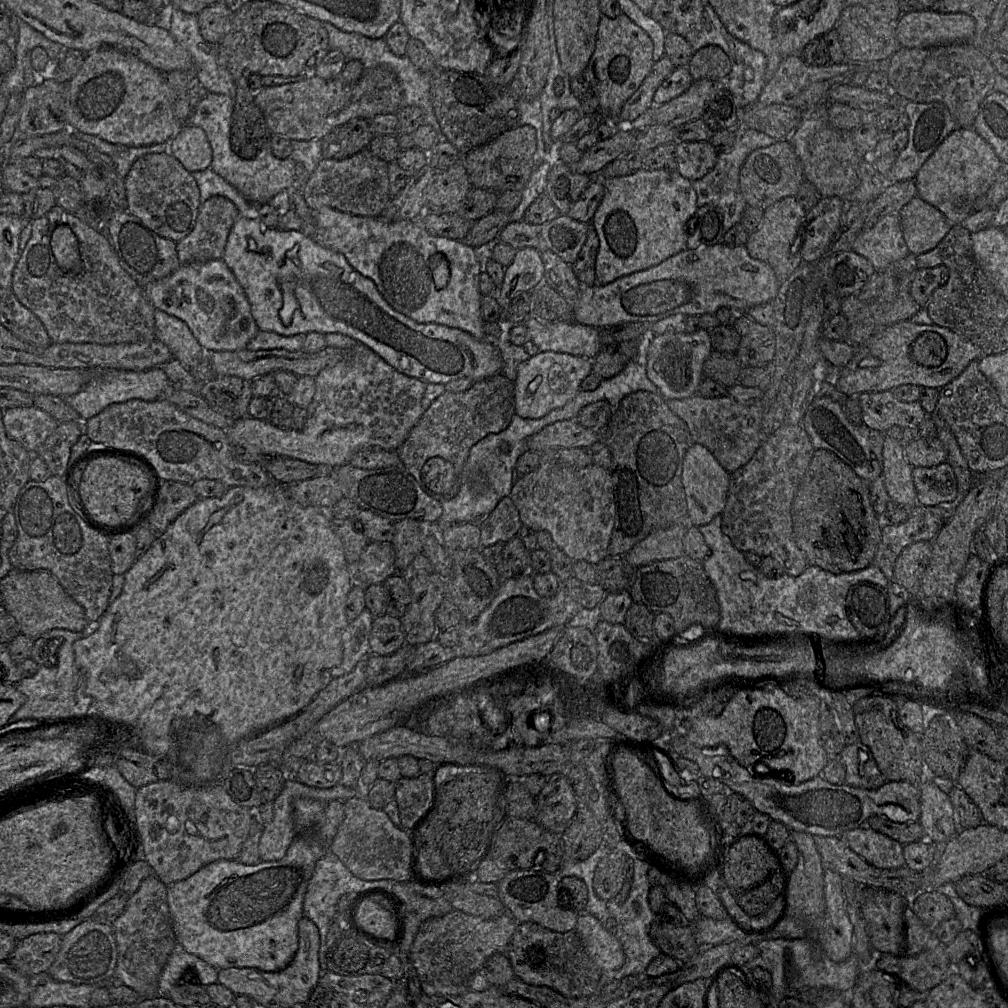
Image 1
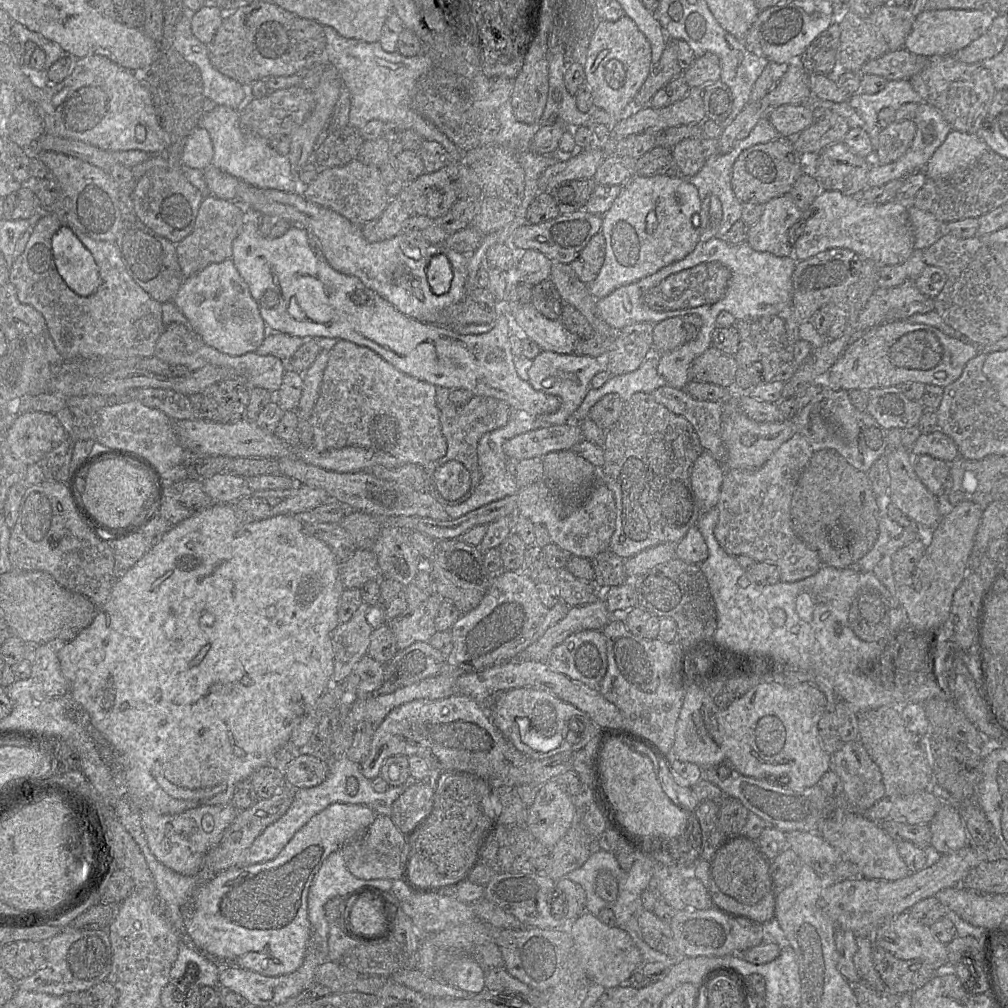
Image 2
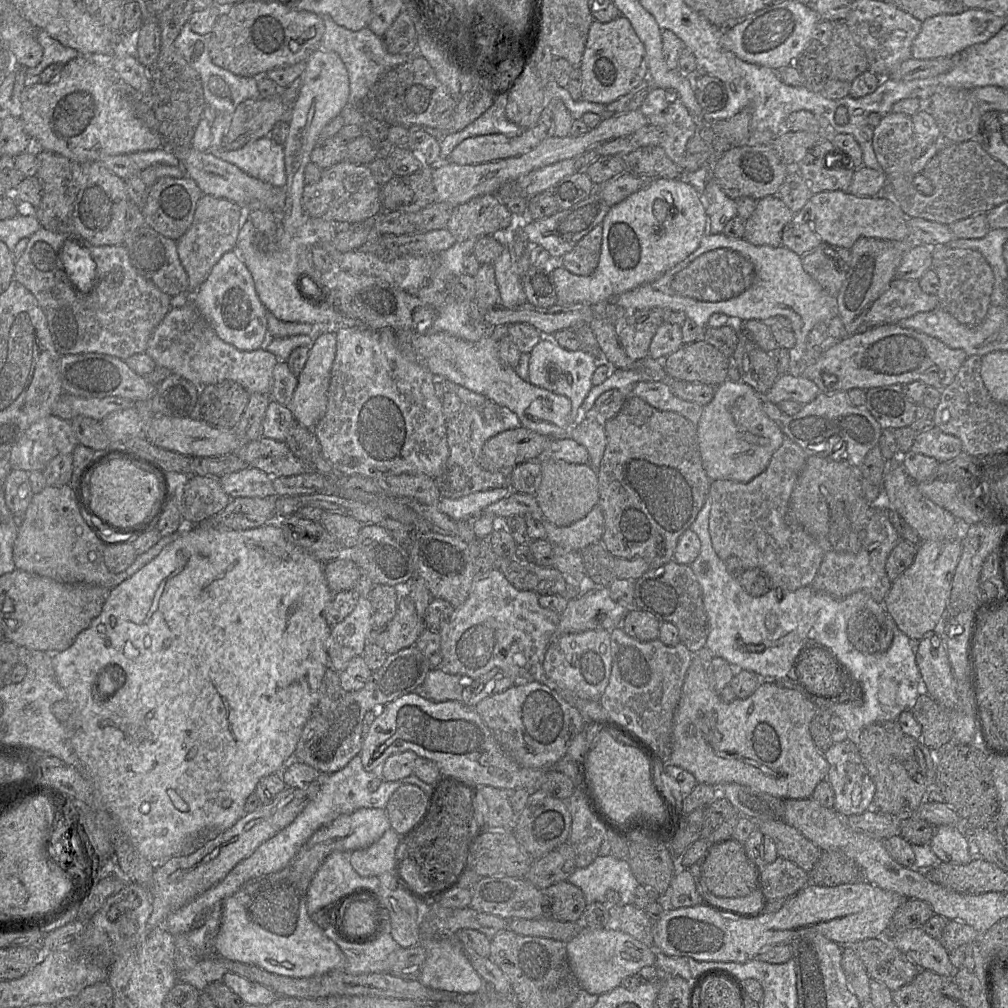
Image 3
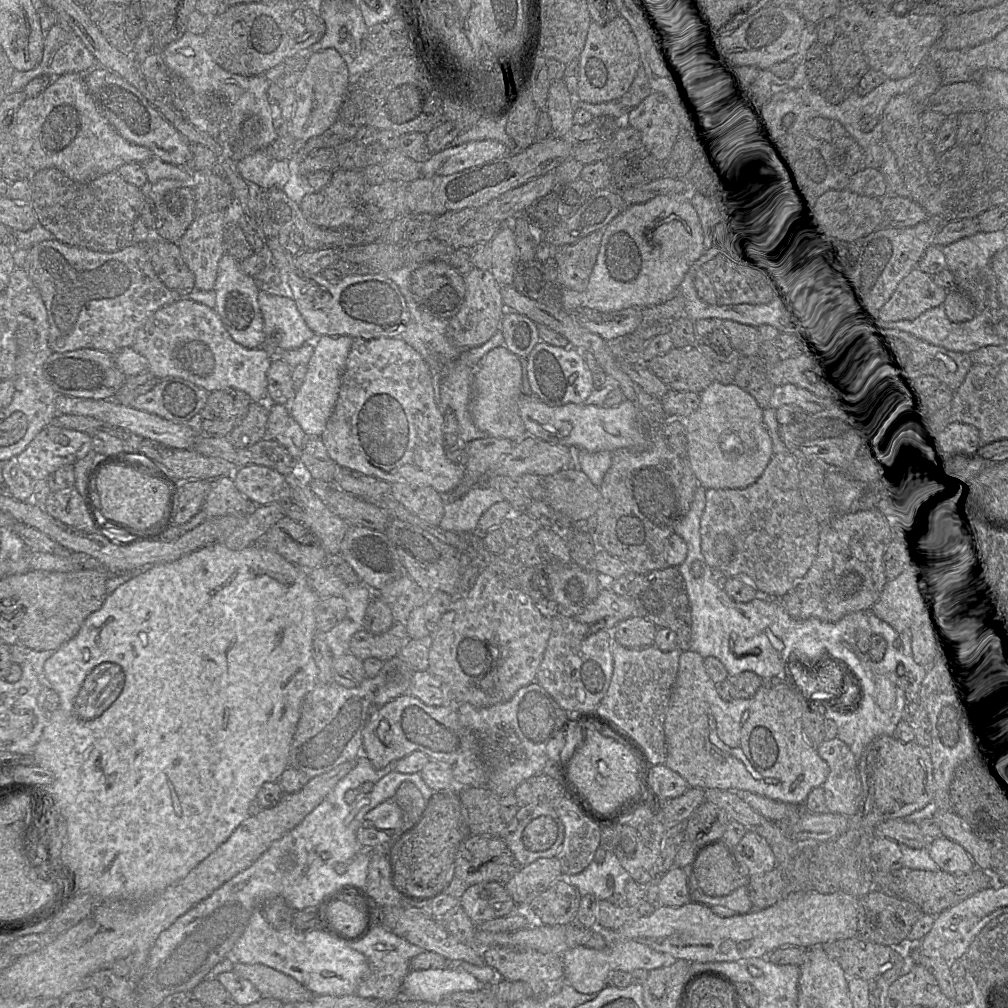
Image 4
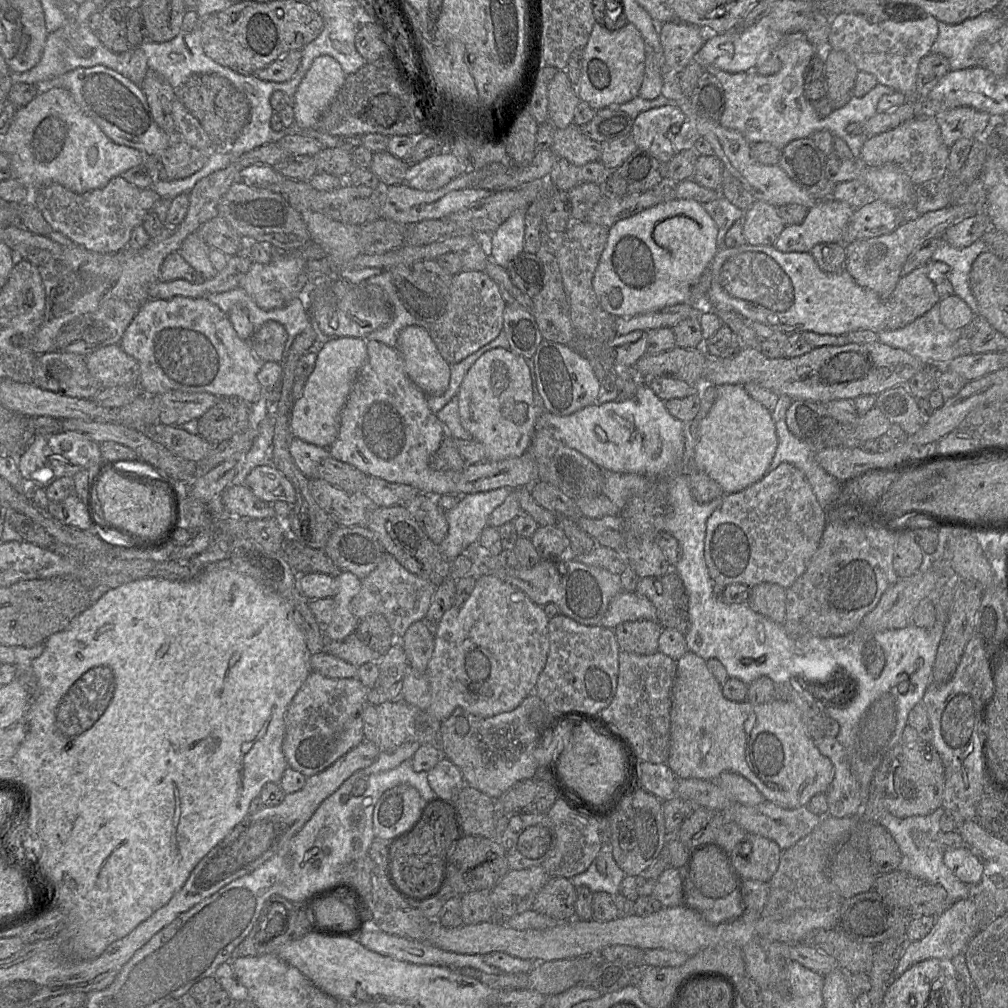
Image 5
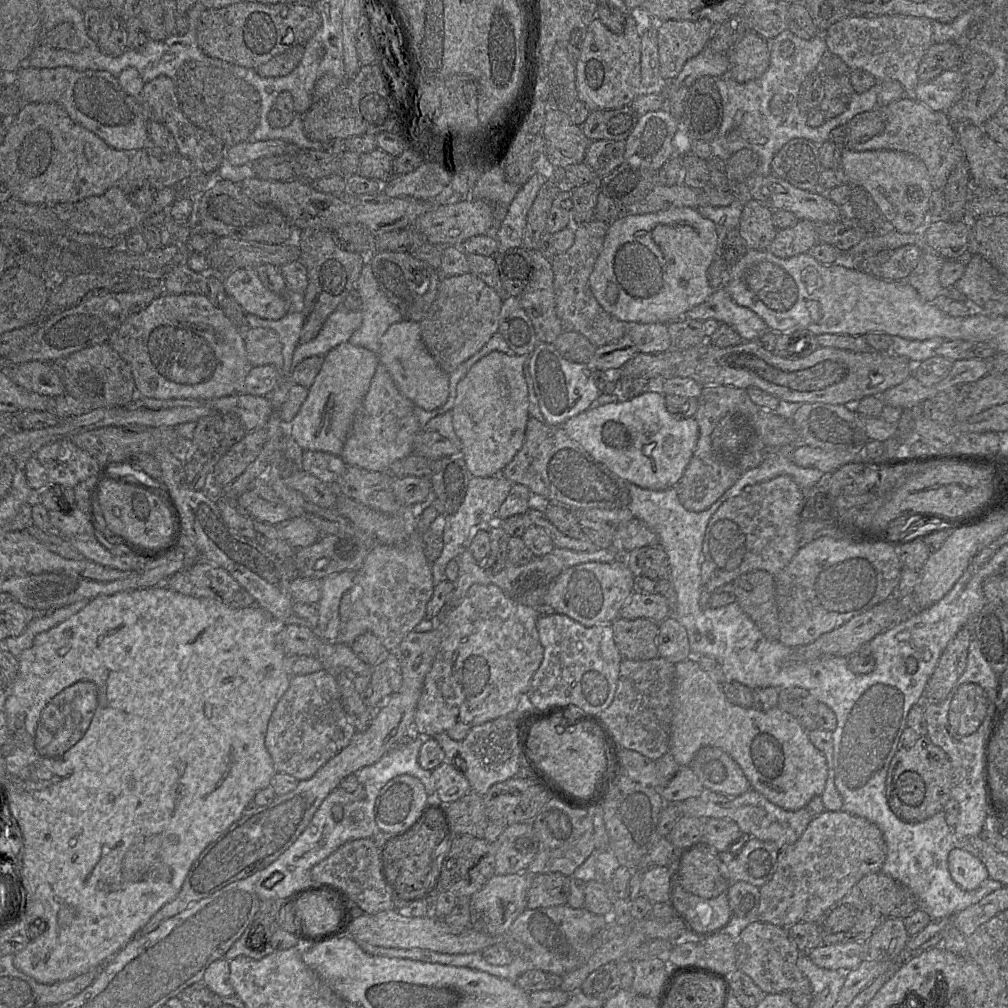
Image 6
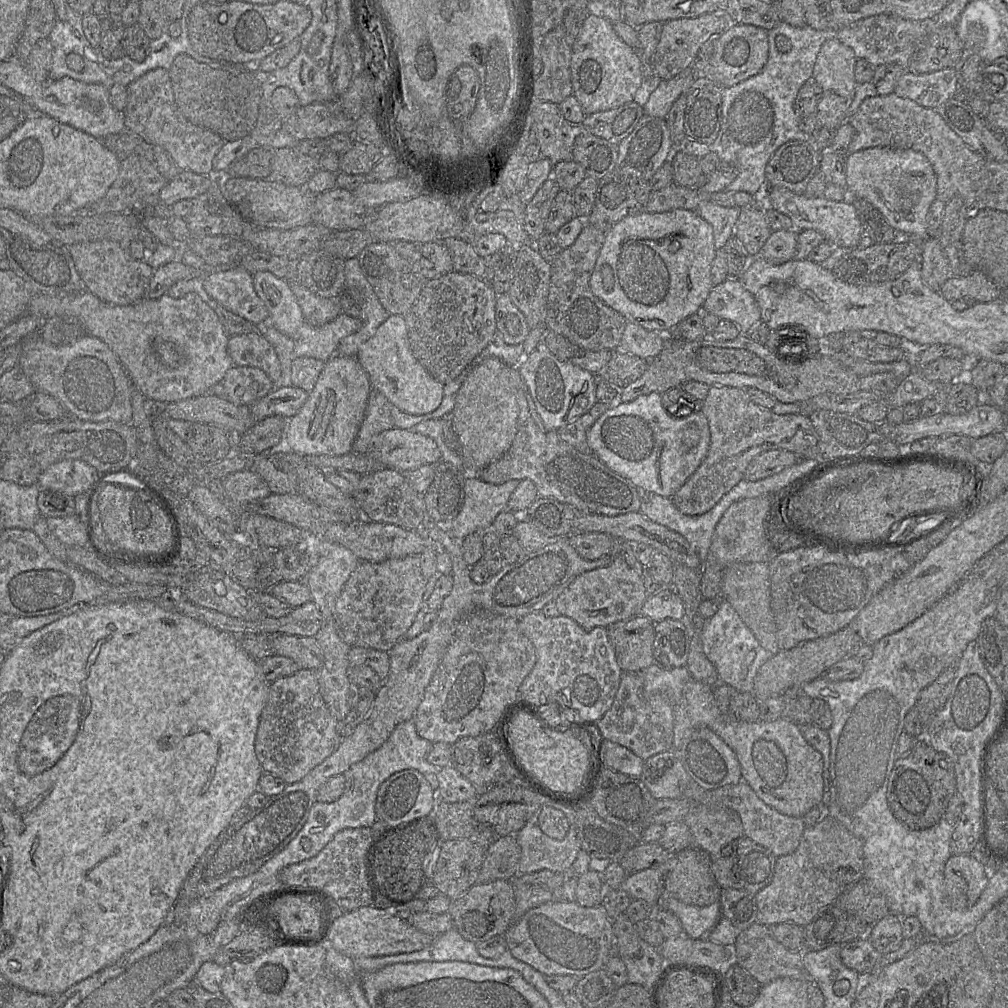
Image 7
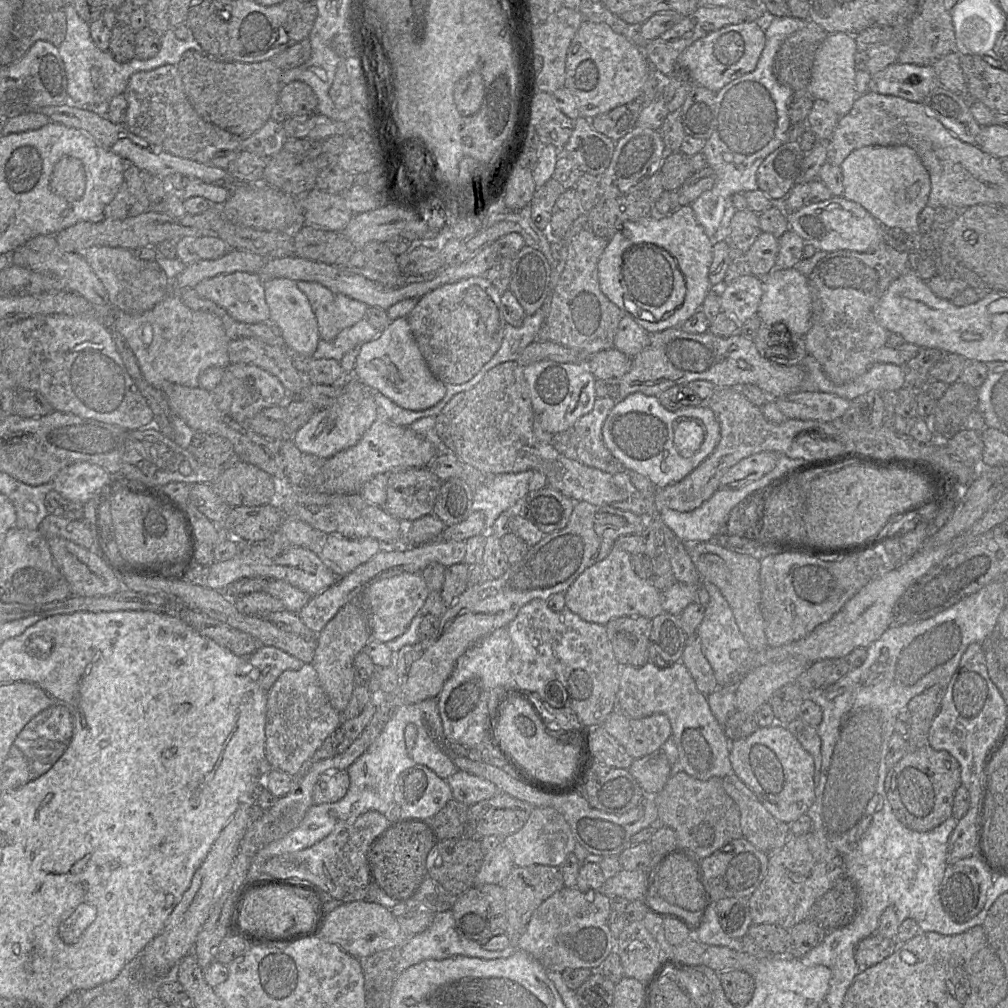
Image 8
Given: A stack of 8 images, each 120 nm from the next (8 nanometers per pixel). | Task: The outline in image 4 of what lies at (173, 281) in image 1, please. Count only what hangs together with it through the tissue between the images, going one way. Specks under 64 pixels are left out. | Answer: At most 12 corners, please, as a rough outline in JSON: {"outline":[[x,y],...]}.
{"outline":[[224,253],[214,310],[233,340],[266,339],[255,279]]}

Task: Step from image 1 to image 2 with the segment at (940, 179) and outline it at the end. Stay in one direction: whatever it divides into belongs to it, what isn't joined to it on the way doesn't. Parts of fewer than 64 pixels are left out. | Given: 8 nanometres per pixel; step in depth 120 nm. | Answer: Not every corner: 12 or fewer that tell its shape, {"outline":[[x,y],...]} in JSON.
{"outline":[[952,130],[924,169],[961,181],[992,151],[977,135]]}

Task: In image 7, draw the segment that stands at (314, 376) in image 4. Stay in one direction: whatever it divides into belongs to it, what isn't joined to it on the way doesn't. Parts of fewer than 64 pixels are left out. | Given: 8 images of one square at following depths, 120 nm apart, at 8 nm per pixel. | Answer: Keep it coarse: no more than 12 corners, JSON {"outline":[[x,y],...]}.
{"outline":[[357,357],[325,363],[287,420],[299,455],[351,453],[371,383]]}

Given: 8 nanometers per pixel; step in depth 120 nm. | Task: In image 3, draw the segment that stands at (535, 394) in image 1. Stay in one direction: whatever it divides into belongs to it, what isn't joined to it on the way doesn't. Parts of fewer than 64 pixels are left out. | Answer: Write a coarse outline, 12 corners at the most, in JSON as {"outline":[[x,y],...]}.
{"outline":[[552,338],[530,354],[529,382],[571,401],[582,417],[596,359]]}

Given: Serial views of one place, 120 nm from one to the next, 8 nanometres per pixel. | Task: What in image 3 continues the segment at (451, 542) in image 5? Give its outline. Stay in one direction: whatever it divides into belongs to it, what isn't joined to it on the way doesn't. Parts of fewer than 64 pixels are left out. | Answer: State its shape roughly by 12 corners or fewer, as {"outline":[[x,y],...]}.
{"outline":[[510,485],[458,499],[442,497],[441,512],[472,521],[512,492]]}

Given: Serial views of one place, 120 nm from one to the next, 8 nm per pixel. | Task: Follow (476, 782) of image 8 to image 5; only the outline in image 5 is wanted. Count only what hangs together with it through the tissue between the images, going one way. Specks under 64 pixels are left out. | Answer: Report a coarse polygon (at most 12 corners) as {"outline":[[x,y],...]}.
{"outline":[[445,757],[427,772],[436,798],[453,802],[466,786]]}

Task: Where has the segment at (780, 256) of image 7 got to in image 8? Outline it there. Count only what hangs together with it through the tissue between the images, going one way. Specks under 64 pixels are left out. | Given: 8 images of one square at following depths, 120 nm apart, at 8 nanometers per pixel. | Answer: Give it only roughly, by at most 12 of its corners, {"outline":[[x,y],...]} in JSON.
{"outline":[[761,232],[745,253],[749,273],[775,269],[779,239]]}

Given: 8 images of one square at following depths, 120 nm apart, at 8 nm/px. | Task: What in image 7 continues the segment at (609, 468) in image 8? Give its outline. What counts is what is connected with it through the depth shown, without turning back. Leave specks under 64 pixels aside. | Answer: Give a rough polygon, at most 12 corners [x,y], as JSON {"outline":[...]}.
{"outline":[[597,401],[587,413],[560,428],[577,451],[593,454],[587,431],[606,410],[620,403]]}

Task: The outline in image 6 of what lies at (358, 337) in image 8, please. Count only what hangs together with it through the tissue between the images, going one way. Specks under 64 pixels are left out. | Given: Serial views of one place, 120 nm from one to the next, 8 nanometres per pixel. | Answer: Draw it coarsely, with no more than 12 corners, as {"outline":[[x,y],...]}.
{"outline":[[337,309],[318,335],[299,344],[291,371],[312,356],[325,356],[360,327],[360,310]]}

